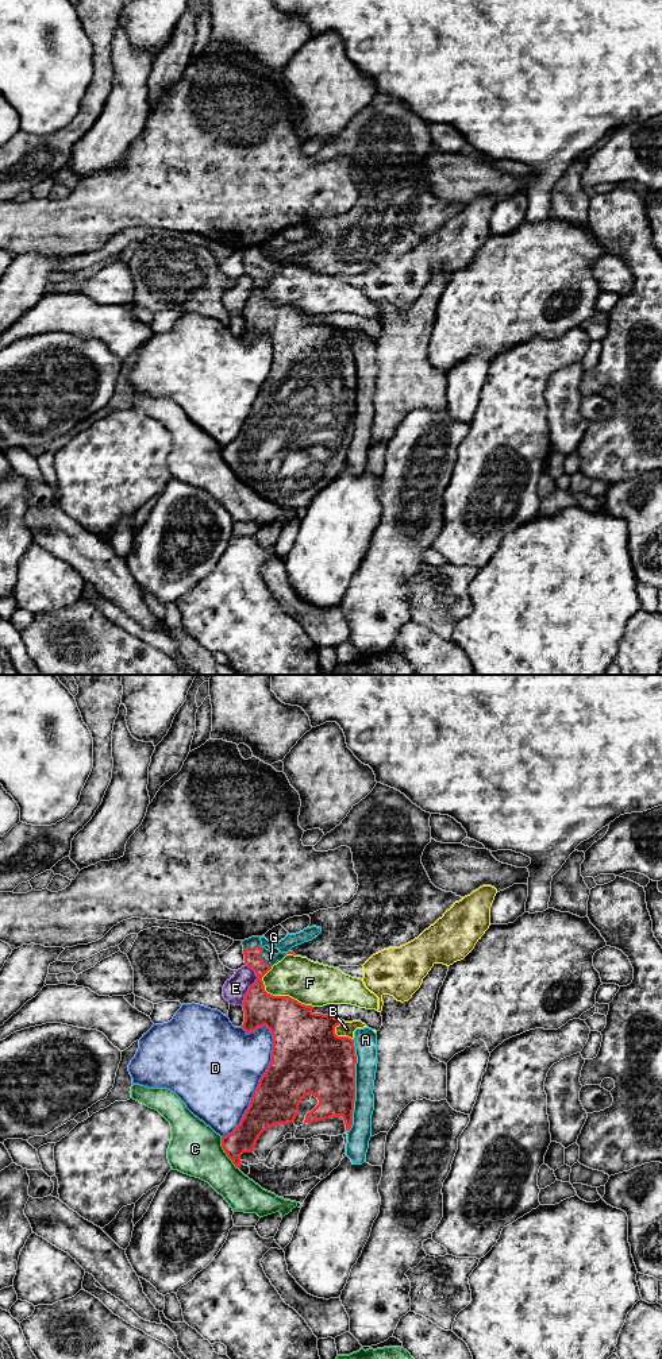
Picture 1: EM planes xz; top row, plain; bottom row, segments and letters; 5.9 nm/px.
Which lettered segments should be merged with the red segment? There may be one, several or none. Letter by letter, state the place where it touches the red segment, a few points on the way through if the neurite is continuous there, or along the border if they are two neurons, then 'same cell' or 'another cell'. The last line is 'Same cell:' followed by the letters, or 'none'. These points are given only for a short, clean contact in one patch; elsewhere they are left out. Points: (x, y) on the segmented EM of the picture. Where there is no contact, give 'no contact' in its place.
A: contact xz (354, 1085); another cell
B: contact xz (341, 1037); another cell
C: contact xz (226, 1153); another cell
D: contact xz (260, 1083); another cell
E: contact xz (253, 984); another cell
F: contact xz (284, 996); another cell
G: contact xz (261, 949); way xz (257, 991), (261, 949), (270, 958); same cell
Same cell: G

